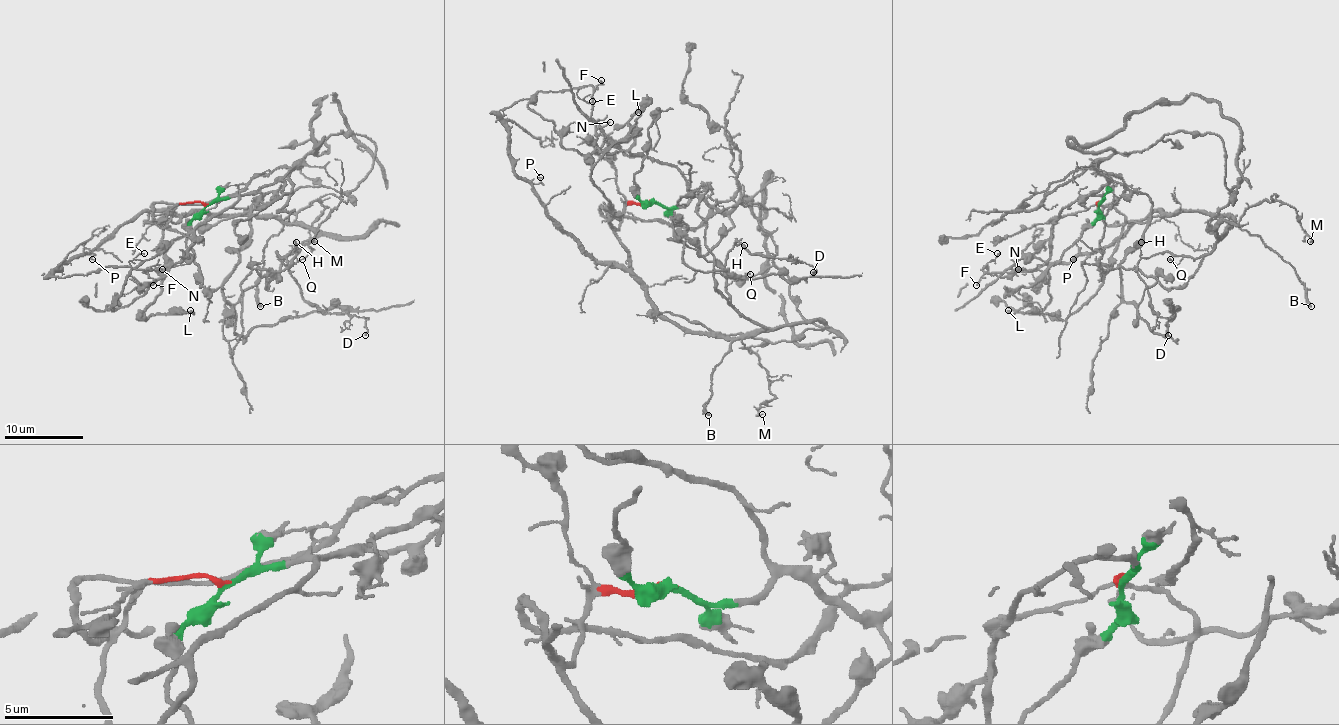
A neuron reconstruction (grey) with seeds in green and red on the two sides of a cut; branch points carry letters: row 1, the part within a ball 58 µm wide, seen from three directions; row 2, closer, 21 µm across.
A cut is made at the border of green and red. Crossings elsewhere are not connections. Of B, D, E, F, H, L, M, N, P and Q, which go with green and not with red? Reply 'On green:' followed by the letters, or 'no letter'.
On green: no letter

